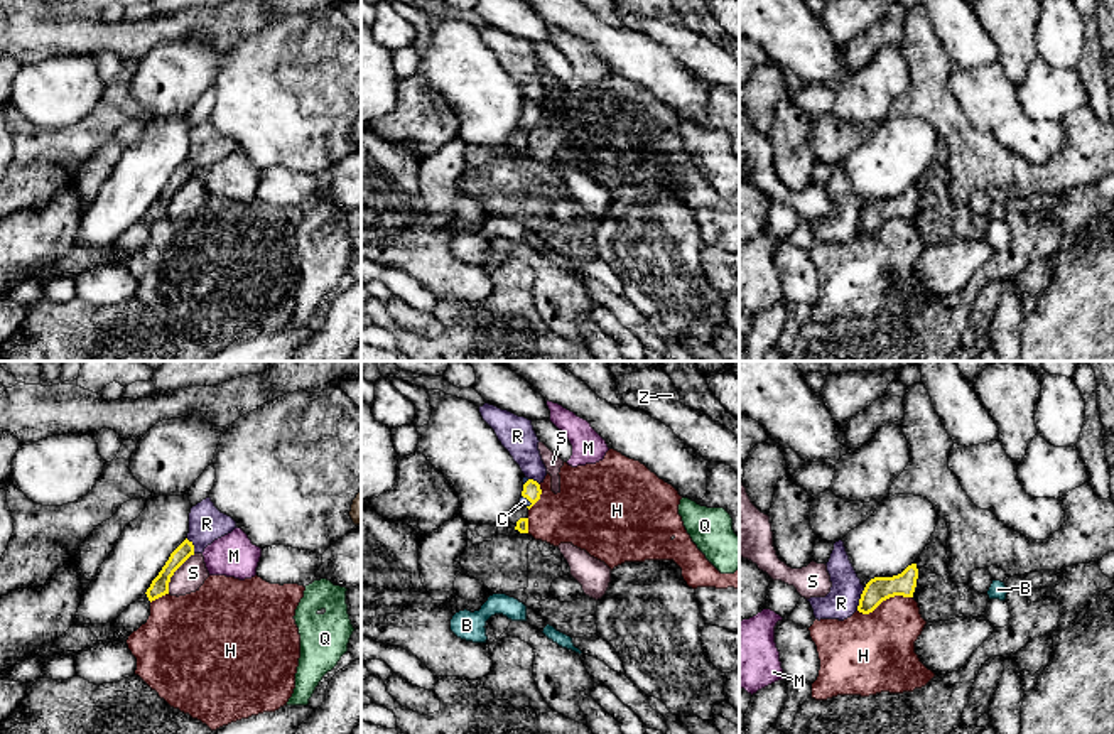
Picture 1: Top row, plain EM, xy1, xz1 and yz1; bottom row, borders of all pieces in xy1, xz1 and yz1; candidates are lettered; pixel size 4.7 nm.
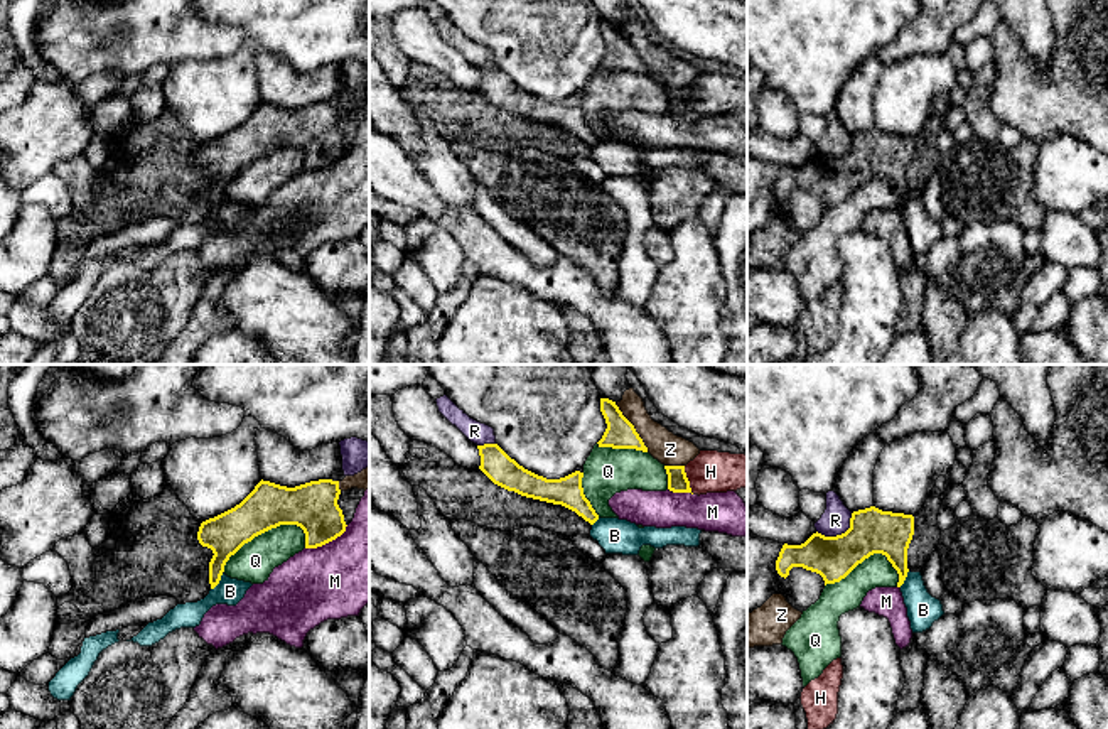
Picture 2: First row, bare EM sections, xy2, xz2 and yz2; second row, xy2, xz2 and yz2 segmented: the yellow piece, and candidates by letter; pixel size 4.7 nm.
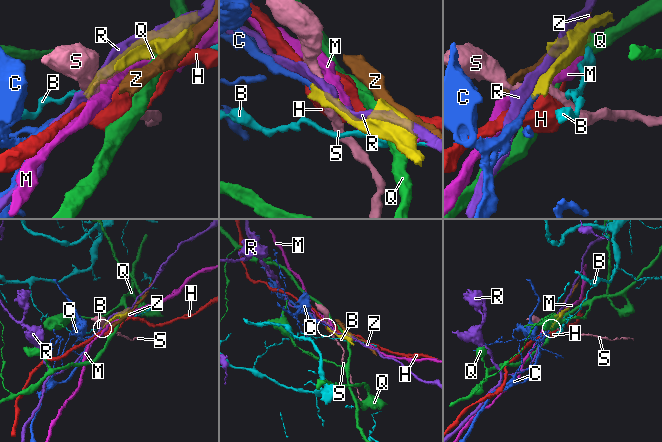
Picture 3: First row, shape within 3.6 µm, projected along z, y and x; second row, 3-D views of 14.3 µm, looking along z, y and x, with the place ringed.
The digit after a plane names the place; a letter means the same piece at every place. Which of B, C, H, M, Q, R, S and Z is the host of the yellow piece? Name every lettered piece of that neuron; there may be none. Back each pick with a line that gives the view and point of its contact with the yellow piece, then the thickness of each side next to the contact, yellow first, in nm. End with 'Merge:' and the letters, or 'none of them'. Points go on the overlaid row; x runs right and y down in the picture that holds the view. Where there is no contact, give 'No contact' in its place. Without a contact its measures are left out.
C: Touches yellow at xz1 (529, 500). Thickness 90 nm (yellow) against 40 nm
Merge: C

